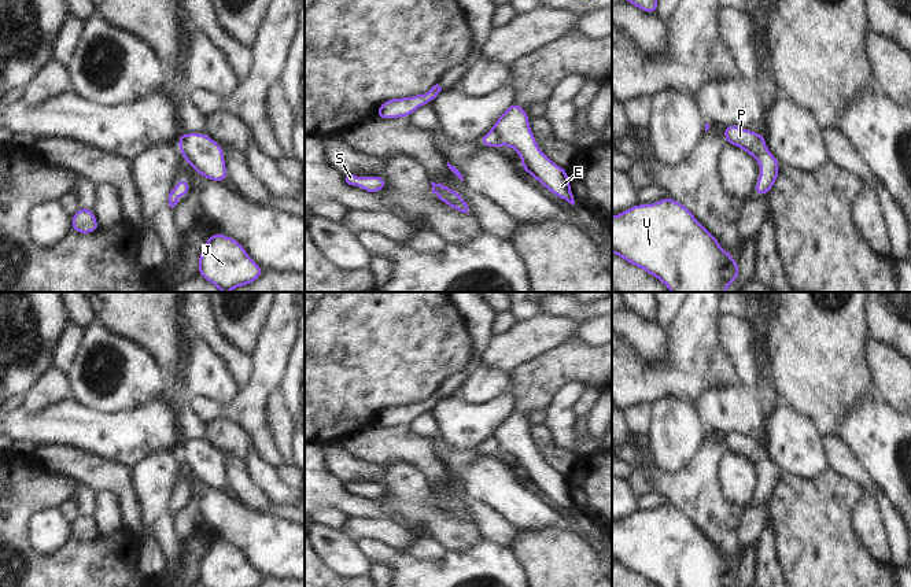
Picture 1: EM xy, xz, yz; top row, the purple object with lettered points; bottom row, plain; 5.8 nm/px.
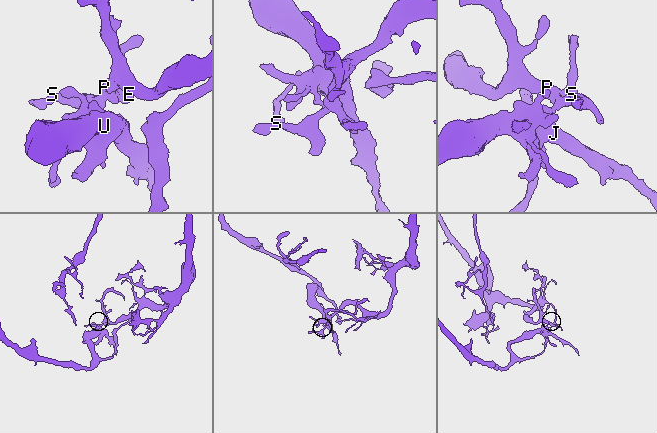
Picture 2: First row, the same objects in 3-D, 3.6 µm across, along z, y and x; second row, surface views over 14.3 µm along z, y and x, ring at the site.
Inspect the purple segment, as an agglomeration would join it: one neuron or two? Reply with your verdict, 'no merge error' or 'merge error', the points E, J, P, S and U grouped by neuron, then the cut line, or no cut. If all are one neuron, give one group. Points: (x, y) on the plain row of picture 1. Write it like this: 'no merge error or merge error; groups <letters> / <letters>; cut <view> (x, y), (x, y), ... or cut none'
merge error; groups E P / J S U; cut xz (491, 436), (500, 451)

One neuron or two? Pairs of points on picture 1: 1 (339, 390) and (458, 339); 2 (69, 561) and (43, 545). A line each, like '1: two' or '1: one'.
1: one
2: two

